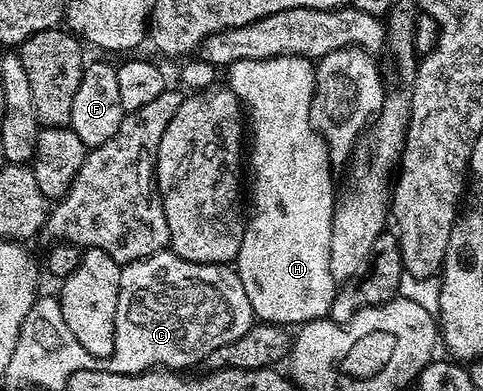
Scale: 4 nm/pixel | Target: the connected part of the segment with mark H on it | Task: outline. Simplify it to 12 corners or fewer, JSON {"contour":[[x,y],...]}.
{"contour":[[309,57],[228,67],[248,110],[236,268],[259,322],[332,307],[330,150]]}

